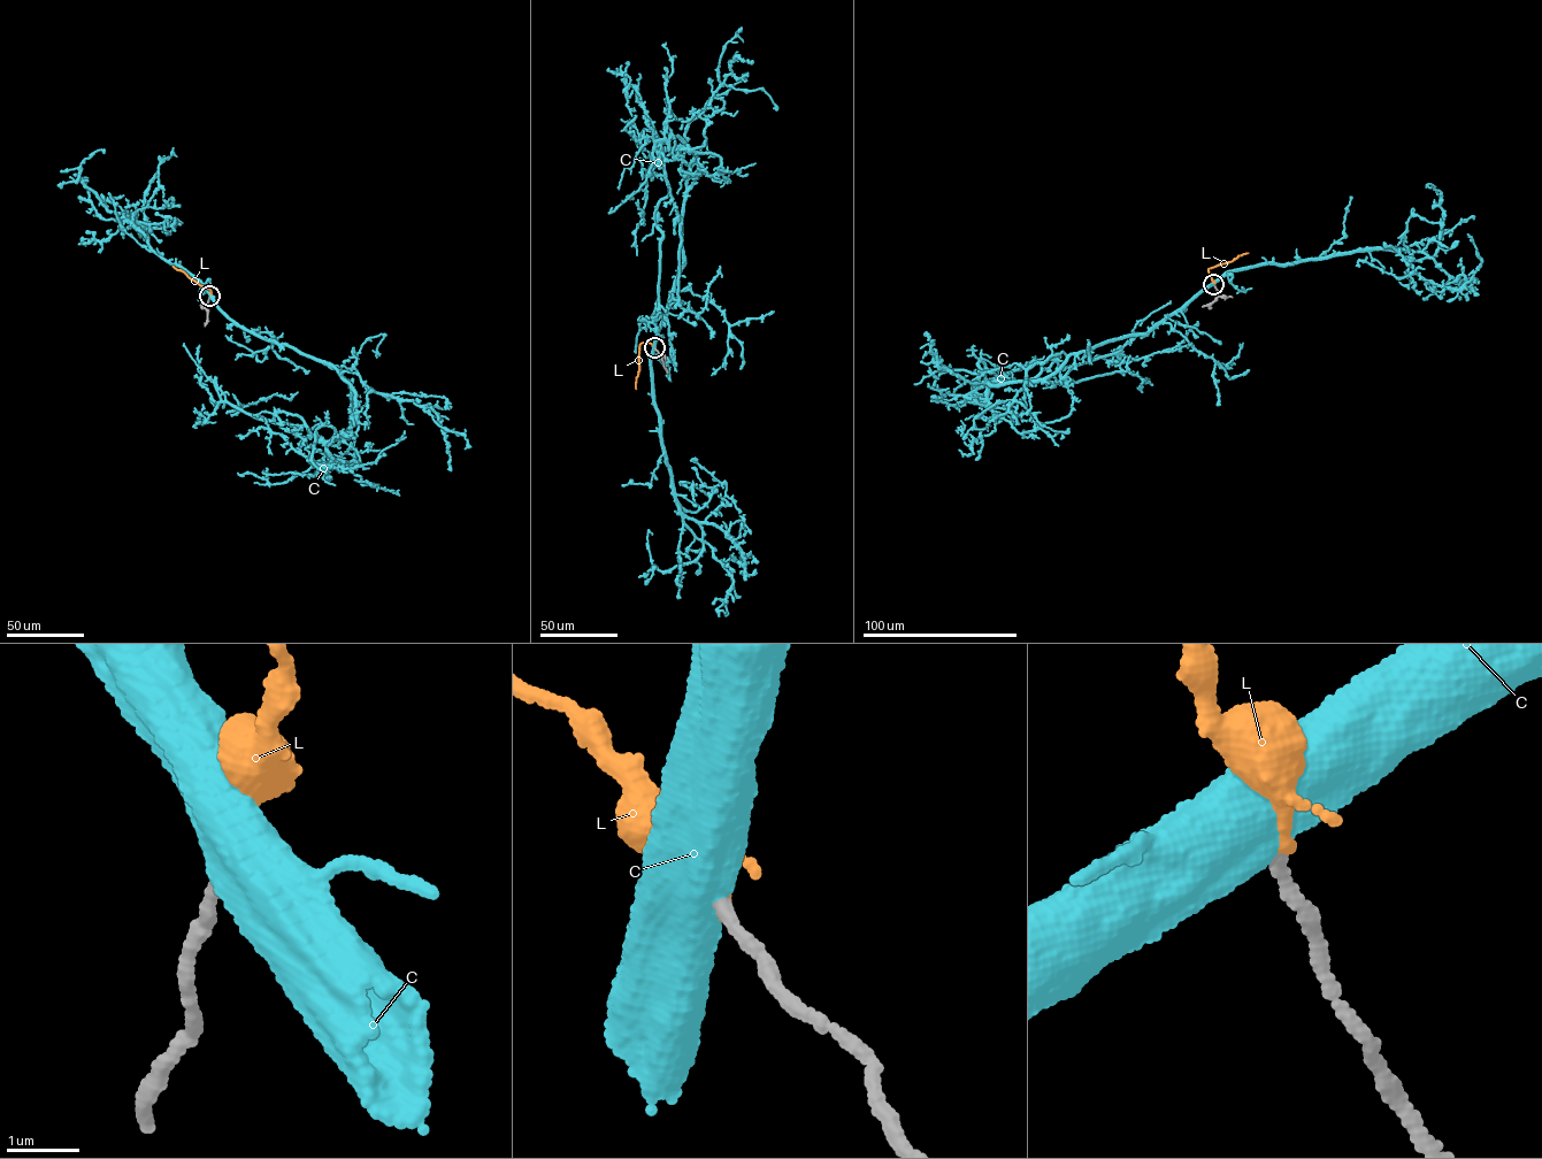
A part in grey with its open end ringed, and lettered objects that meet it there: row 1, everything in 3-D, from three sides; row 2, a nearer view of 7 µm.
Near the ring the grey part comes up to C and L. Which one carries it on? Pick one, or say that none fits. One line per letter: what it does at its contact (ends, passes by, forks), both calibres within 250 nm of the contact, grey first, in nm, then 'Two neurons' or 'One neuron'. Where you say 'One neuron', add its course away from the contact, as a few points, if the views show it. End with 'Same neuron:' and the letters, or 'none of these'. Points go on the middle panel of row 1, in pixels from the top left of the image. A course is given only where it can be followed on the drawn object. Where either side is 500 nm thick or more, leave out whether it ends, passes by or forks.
C: Thickness 180 nm (grey) against 750 nm. Two neurons
L: It ends there. Thickness 180 nm (grey) against 170 nm. One neuron. Its course: (654, 347), (650, 343), (639, 345), (636, 389)
Same neuron: L

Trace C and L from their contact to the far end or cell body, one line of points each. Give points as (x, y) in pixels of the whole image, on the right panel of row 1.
C: (1213, 284), (1145, 334), (1068, 355), (1040, 380), (987, 382), (1036, 377), (1050, 359), (1136, 360), (1198, 321)
L: (1213, 284), (1209, 268), (1248, 253)

